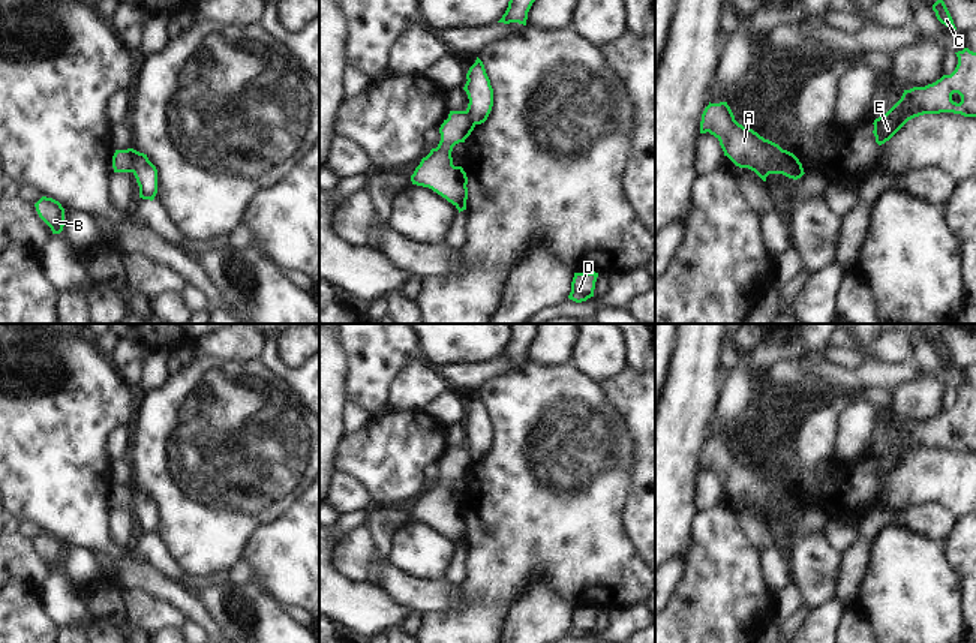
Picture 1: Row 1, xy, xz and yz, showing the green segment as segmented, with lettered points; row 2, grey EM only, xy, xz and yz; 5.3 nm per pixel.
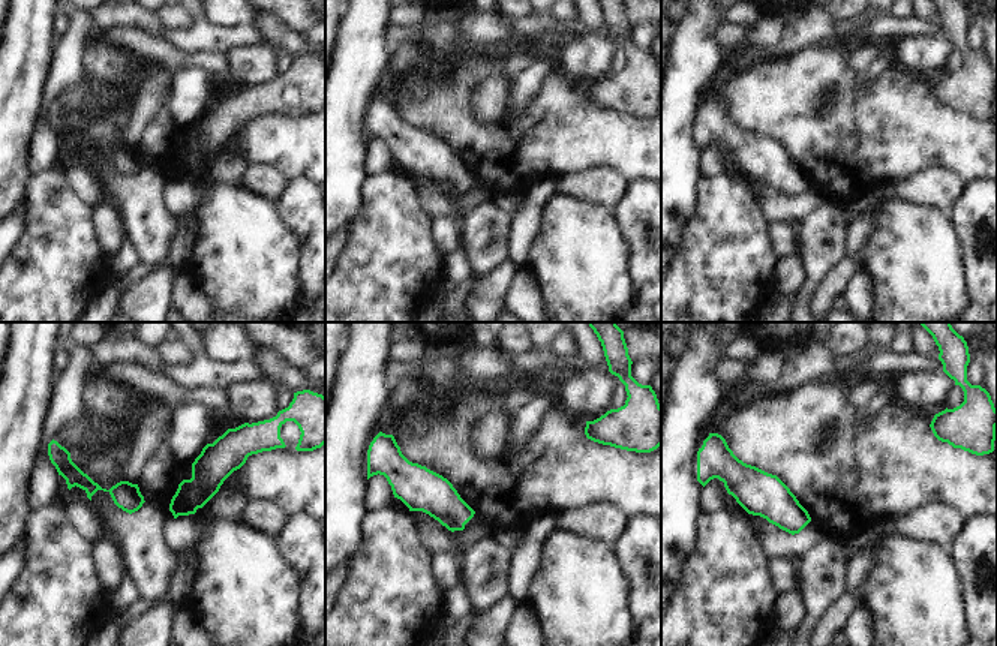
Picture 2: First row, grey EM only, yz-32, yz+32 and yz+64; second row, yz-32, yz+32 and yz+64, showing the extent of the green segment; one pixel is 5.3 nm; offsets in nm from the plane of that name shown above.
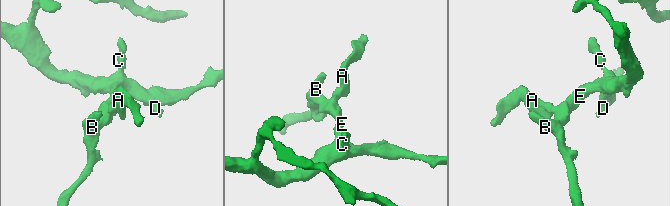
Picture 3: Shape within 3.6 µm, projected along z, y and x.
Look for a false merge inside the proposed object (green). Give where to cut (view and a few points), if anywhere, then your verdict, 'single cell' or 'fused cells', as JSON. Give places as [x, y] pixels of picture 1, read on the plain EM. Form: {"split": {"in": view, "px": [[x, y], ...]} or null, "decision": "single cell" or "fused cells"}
{"split": {"in": "yz", "px": [[781, 486], [783, 501], [796, 514]]}, "decision": "fused cells"}

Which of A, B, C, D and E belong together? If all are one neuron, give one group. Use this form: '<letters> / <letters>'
A / B C D E

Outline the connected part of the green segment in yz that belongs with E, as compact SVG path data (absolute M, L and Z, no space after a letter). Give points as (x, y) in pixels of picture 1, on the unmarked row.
M964 384L955 390L958 400L951 411L925 423L904 426L901 435L874 456L873 469L879 481L889 477L909 456L924 450L976 453L976 388Z

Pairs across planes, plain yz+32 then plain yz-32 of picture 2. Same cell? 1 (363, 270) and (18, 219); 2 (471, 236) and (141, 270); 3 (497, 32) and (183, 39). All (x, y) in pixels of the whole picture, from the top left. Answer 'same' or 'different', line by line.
1: different
2: different
3: same

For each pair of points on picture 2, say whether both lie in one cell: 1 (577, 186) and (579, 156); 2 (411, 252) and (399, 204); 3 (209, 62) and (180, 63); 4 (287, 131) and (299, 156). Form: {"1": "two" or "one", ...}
{"1": "two", "2": "one", "3": "one", "4": "one"}

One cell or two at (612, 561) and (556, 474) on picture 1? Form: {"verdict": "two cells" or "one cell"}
{"verdict": "one cell"}

